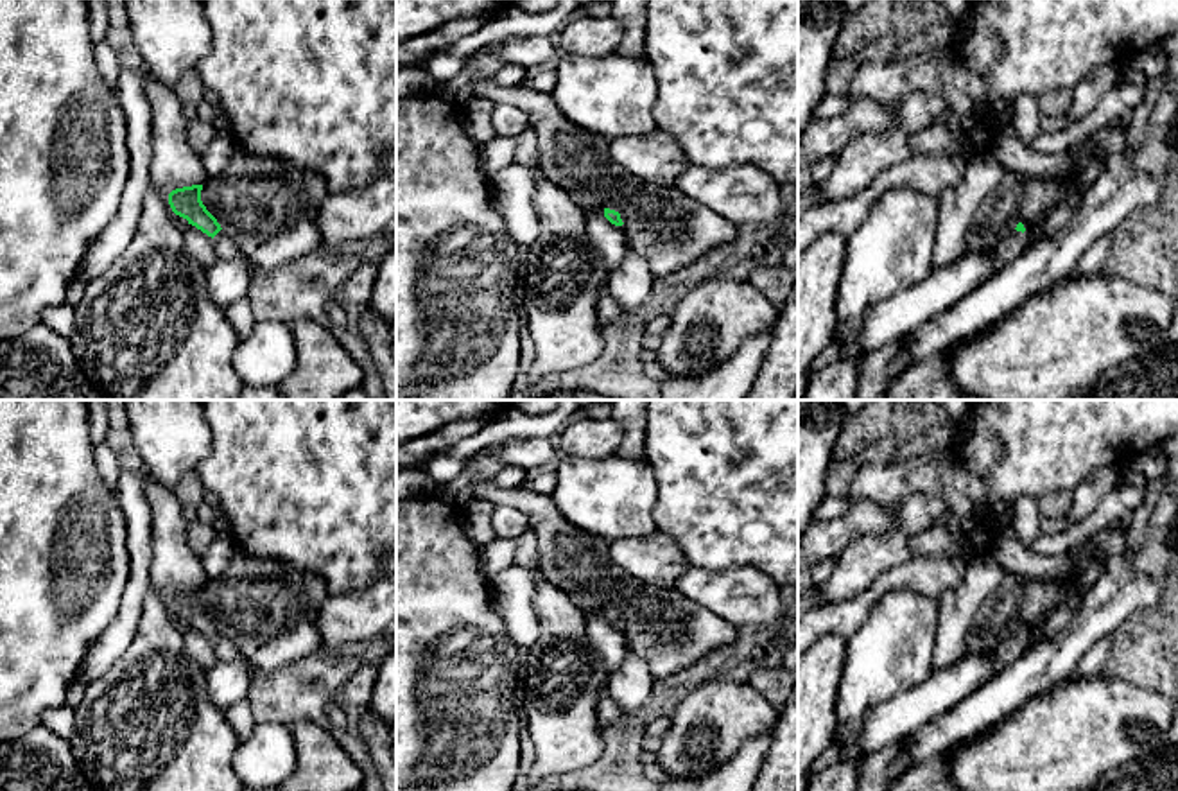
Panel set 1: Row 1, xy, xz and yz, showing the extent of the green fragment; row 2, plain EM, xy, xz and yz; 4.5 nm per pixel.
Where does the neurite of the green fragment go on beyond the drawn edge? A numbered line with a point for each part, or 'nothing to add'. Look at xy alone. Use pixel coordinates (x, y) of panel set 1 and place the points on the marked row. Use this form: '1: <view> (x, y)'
1: xy (225, 248)

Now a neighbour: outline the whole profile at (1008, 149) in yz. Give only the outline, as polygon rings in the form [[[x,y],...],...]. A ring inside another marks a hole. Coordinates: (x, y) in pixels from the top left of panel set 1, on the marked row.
[[[1008,126],[997,135],[992,145],[992,156],[1006,172],[1015,172],[1022,179],[1056,179],[1061,187],[1063,196],[1054,208],[1036,228],[1024,231],[1027,246],[1065,230],[1083,206],[1087,192],[1079,192],[1074,187],[1074,165],[1069,152],[1047,154],[1033,151],[1020,140],[1013,127]]]

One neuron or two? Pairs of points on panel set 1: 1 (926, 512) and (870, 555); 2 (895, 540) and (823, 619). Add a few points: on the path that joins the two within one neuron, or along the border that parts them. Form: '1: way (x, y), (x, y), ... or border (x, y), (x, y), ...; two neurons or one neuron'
1: way (911, 524), (884, 551); one neuron
2: border (877, 576), (859, 594), (829, 605); two neurons

